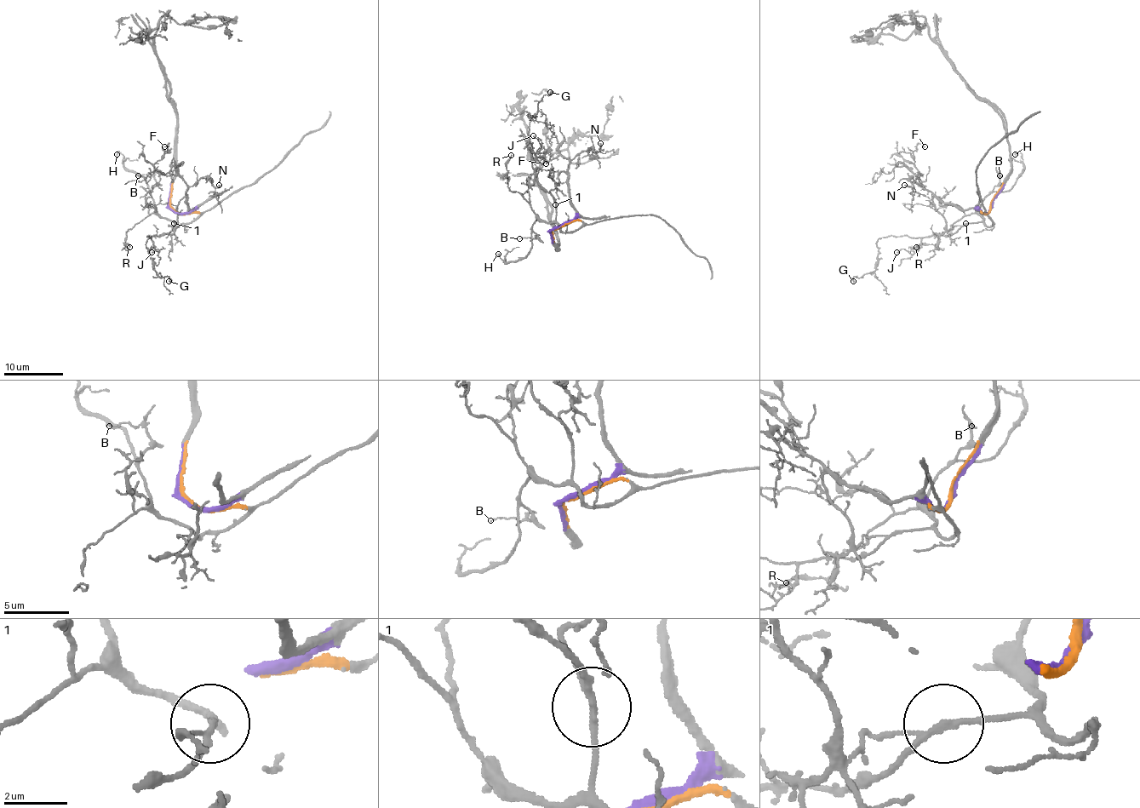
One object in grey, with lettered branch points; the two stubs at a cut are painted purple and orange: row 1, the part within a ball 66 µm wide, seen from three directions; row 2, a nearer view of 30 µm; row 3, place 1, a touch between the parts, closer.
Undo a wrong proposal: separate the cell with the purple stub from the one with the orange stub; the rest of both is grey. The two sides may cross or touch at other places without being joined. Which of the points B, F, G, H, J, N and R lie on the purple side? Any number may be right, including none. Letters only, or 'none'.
F, N

